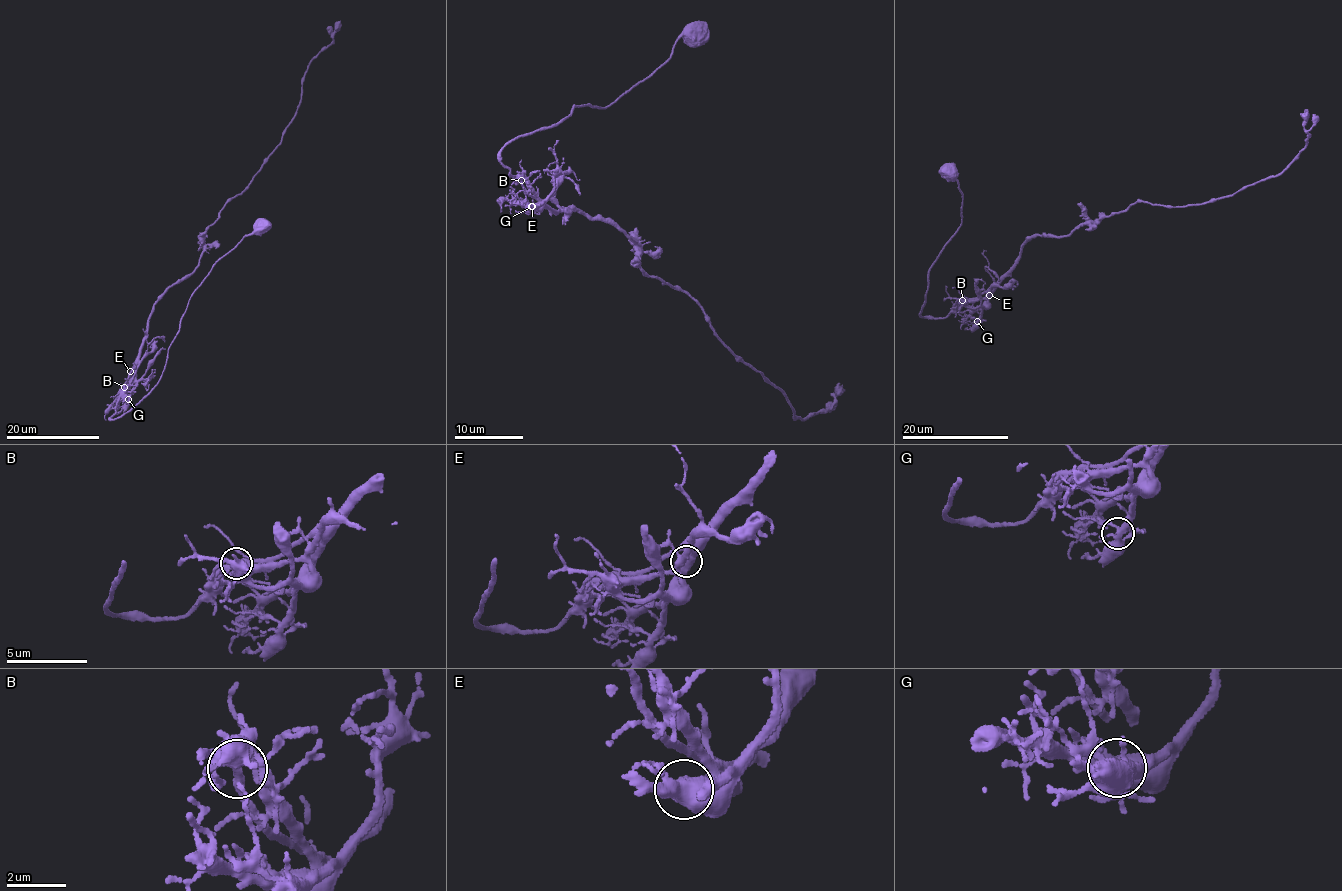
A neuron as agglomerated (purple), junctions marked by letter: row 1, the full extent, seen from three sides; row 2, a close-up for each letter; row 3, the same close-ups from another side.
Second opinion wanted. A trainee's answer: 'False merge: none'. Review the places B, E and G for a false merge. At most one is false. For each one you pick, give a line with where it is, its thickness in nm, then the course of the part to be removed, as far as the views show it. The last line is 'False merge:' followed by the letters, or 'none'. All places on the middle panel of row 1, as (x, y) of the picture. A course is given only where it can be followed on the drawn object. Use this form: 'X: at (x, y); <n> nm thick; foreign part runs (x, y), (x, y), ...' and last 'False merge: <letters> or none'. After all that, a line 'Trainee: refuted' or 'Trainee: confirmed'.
False merge: none
Trainee: confirmed

